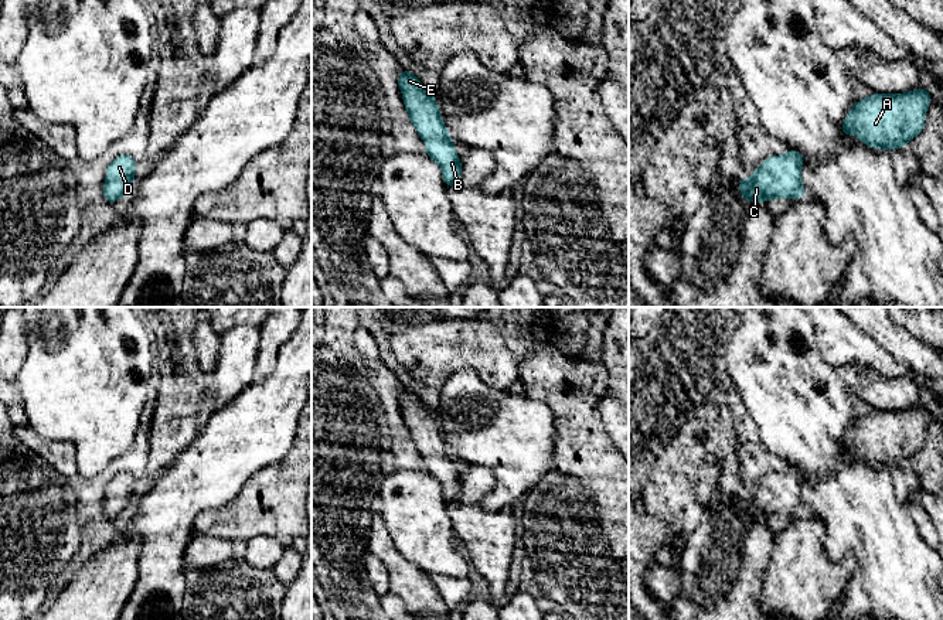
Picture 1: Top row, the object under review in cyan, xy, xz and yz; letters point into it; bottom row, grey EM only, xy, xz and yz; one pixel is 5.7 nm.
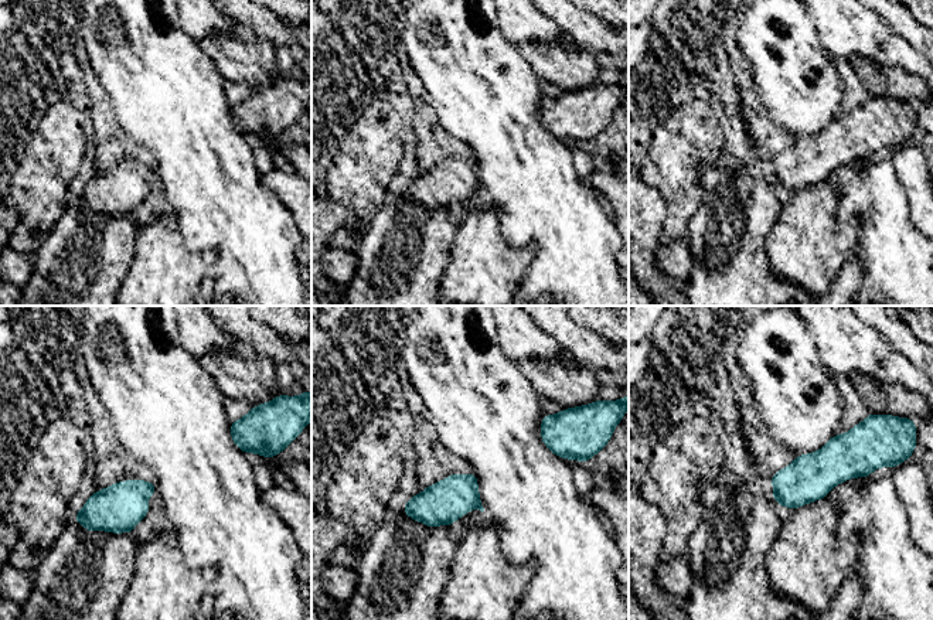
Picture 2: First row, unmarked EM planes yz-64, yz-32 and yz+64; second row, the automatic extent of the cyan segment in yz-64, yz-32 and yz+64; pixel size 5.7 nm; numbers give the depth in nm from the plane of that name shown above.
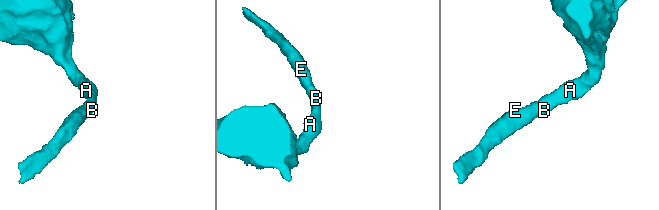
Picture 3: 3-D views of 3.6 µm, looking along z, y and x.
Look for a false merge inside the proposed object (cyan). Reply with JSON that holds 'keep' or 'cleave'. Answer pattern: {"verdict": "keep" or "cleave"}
{"verdict": "keep"}

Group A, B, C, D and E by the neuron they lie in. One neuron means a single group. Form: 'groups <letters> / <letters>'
groups A B C D E

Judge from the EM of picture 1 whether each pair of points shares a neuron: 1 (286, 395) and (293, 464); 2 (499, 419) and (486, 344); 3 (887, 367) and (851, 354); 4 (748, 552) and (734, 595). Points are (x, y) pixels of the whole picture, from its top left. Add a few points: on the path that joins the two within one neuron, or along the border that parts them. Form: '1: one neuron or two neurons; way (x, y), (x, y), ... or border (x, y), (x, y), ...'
1: two neurons; border (296, 433), (290, 450), (279, 460), (266, 466)
2: two neurons; border (466, 370), (472, 368), (493, 388), (507, 391)
3: one neuron; way (878, 358), (872, 354), (860, 354)
4: one neuron; way (742, 562), (738, 566), (735, 585)

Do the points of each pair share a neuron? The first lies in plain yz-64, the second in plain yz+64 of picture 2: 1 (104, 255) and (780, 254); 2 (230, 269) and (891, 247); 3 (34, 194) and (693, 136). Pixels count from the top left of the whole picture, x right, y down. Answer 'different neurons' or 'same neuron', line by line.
1: different neurons
2: same neuron
3: same neuron

